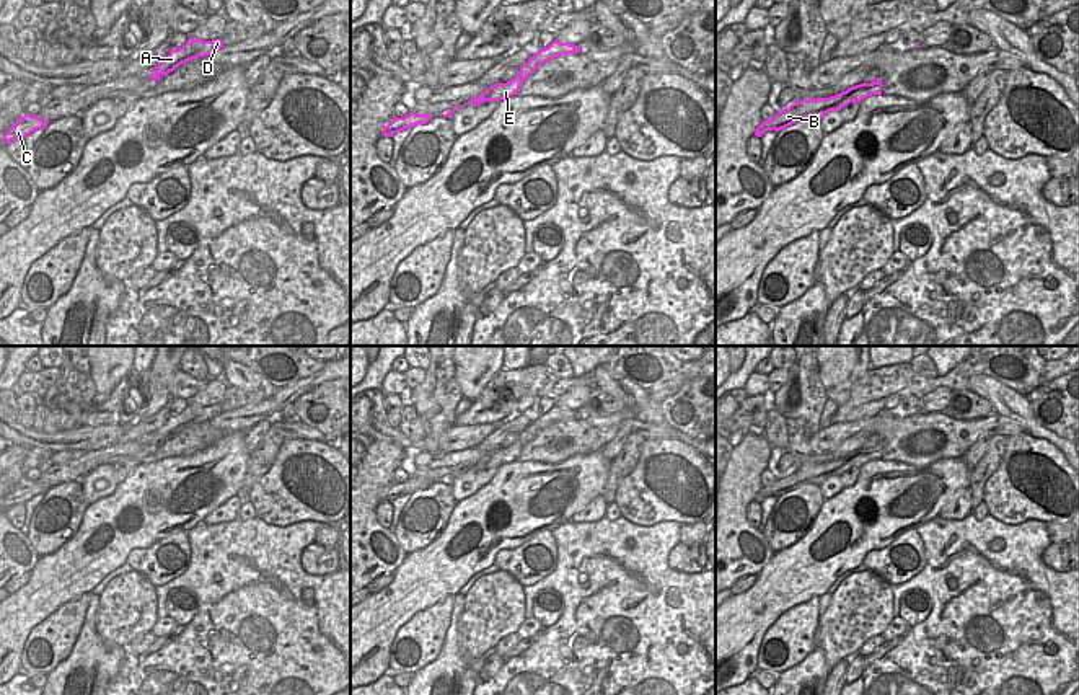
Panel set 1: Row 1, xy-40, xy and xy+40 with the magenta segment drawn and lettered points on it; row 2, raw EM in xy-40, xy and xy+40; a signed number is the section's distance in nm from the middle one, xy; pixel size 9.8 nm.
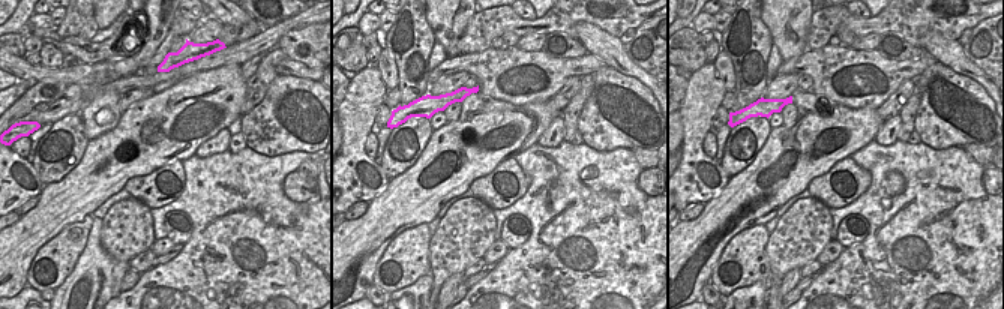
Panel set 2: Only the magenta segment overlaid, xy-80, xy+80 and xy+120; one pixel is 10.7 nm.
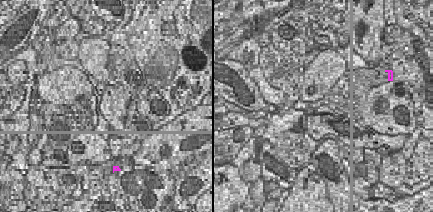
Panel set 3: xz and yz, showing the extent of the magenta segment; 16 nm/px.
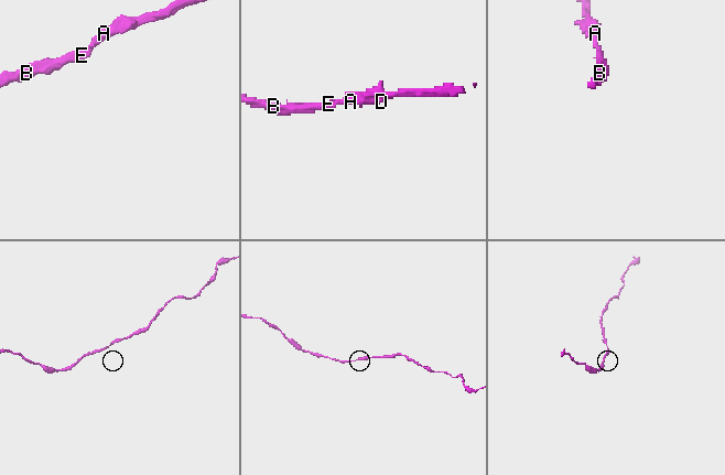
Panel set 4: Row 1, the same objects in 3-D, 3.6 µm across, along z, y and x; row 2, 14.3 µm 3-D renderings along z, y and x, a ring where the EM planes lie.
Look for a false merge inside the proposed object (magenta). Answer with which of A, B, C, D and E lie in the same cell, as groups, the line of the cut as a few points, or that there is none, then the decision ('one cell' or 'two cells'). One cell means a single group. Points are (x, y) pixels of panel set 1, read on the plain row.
A B C D E; no cut; one cell

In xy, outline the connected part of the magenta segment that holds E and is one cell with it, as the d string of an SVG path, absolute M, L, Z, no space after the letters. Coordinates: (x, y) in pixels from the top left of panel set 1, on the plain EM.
M553 406L548 413L540 414L533 423L530 423L522 432L520 437L515 444L512 444L507 449L495 449L492 452L489 452L486 457L482 457L479 462L476 462L474 465L465 468L465 470L474 470L479 471L484 467L500 467L504 463L510 463L513 460L518 460L522 449L538 434L541 432L544 427L559 423L559 421L566 421L566 419L577 419L582 418L580 411L574 411L569 408L559 408L559 406Z

